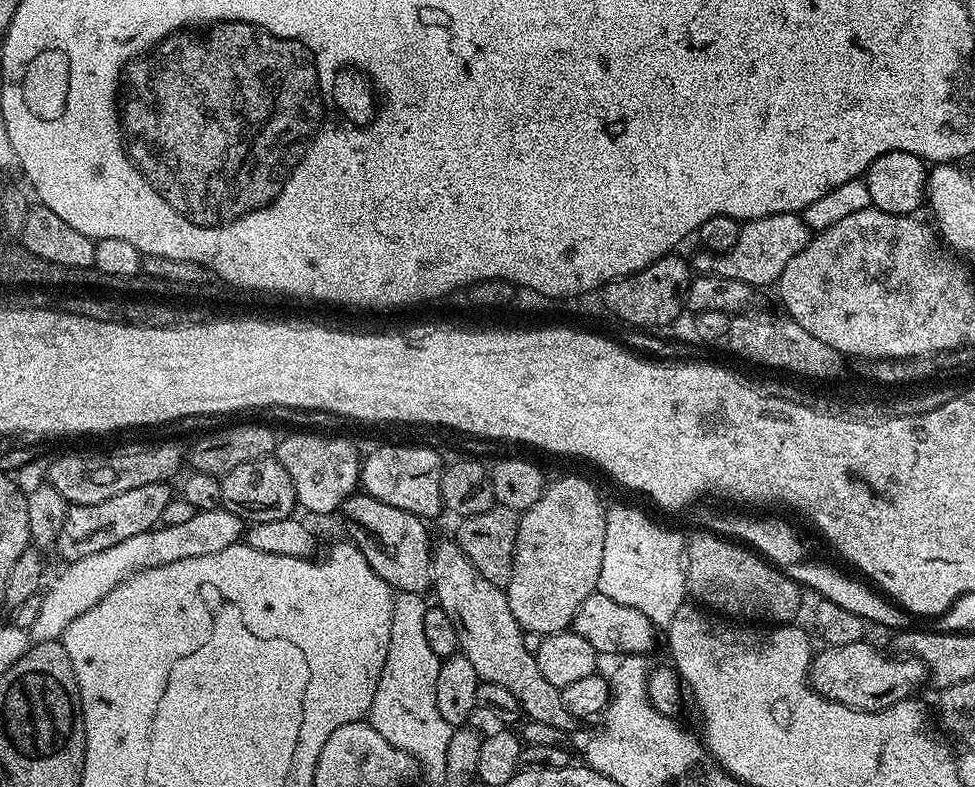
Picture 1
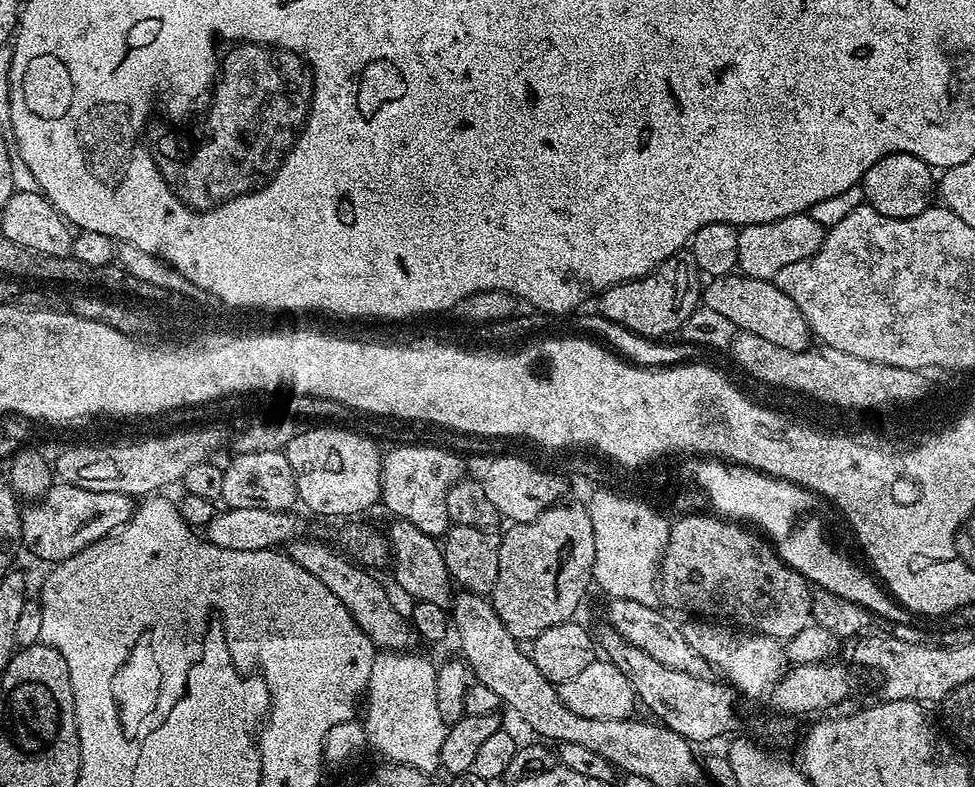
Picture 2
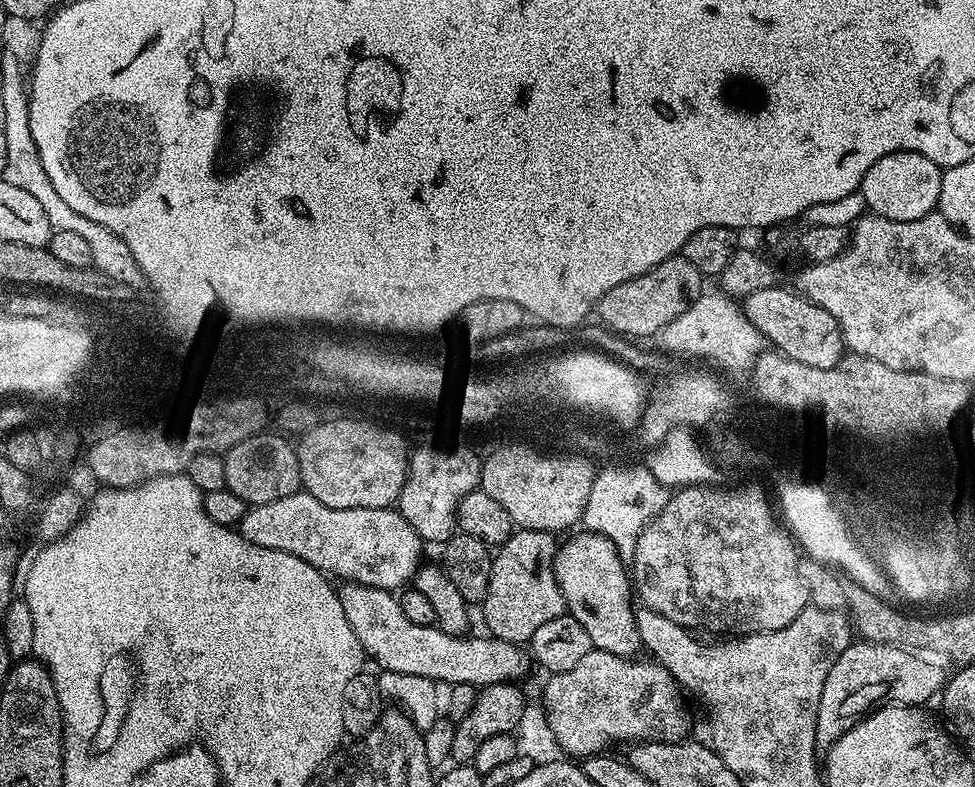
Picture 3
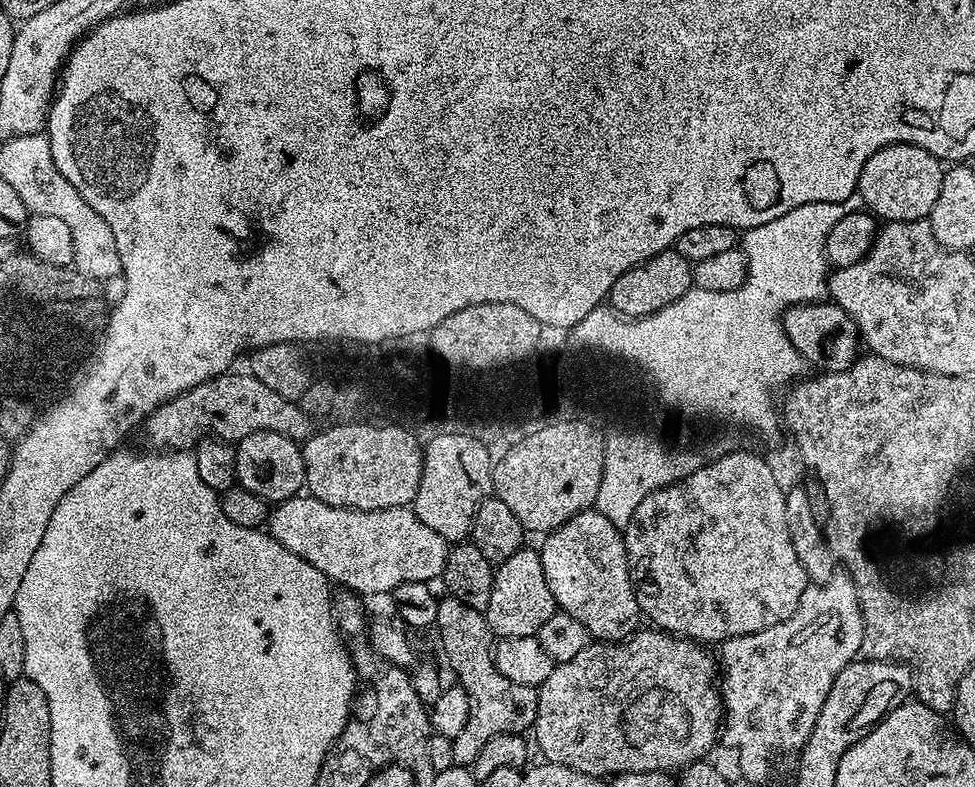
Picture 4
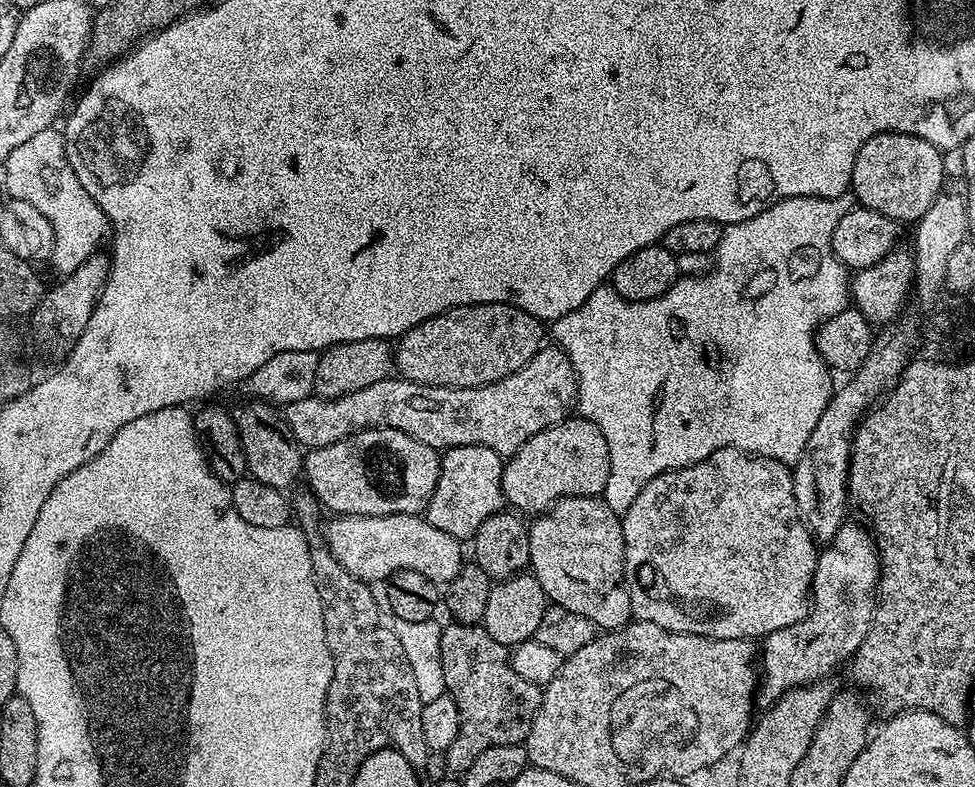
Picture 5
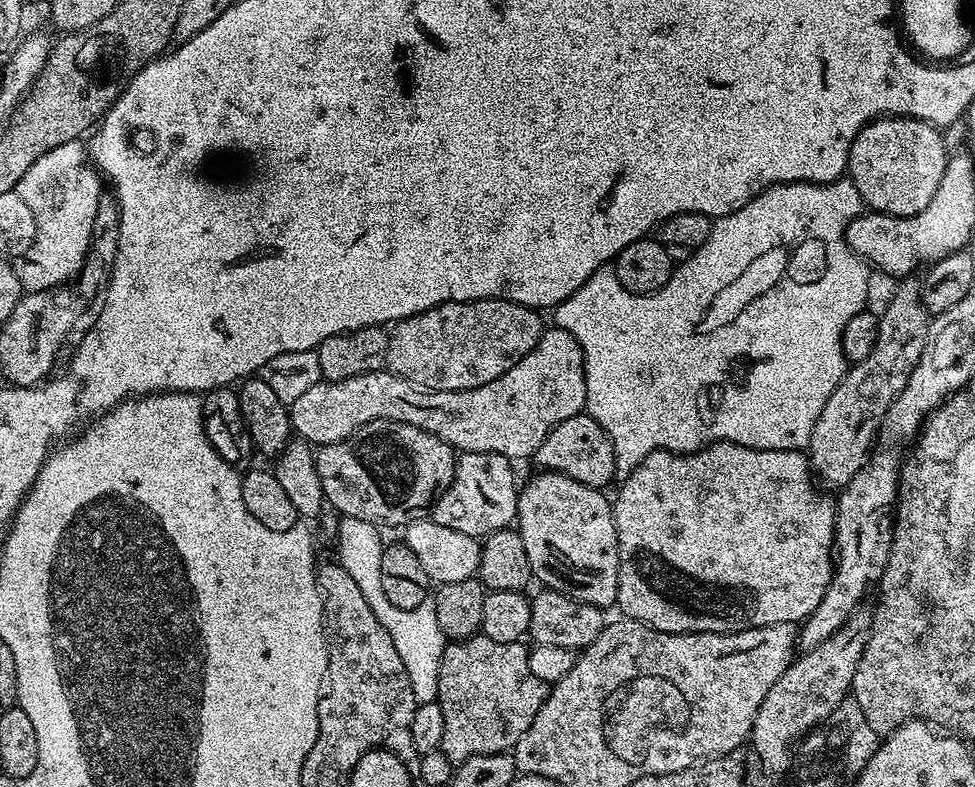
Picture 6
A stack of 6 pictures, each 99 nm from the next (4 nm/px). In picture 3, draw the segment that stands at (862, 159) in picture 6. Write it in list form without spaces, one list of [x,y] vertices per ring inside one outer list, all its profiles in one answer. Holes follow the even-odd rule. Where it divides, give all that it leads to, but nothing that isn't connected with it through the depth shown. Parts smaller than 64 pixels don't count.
[[[895,152],[878,158],[866,170],[858,196],[868,203],[869,213],[894,222],[910,222],[927,216],[940,202],[940,165],[930,162],[921,152]]]

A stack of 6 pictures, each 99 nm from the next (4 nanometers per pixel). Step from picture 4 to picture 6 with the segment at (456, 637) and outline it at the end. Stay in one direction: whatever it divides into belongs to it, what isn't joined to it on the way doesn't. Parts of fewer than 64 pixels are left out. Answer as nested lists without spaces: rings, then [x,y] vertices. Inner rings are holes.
[[[483,634],[468,637],[467,640],[453,640],[445,646],[442,654],[441,669],[438,671],[438,690],[435,703],[442,710],[442,718],[446,721],[446,730],[442,730],[442,742],[439,751],[450,758],[453,766],[466,762],[466,758],[474,758],[478,754],[494,754],[515,749],[516,743],[526,734],[530,722],[542,710],[550,688],[536,678],[530,670],[530,648],[527,643],[494,642],[494,638],[486,638]]]

